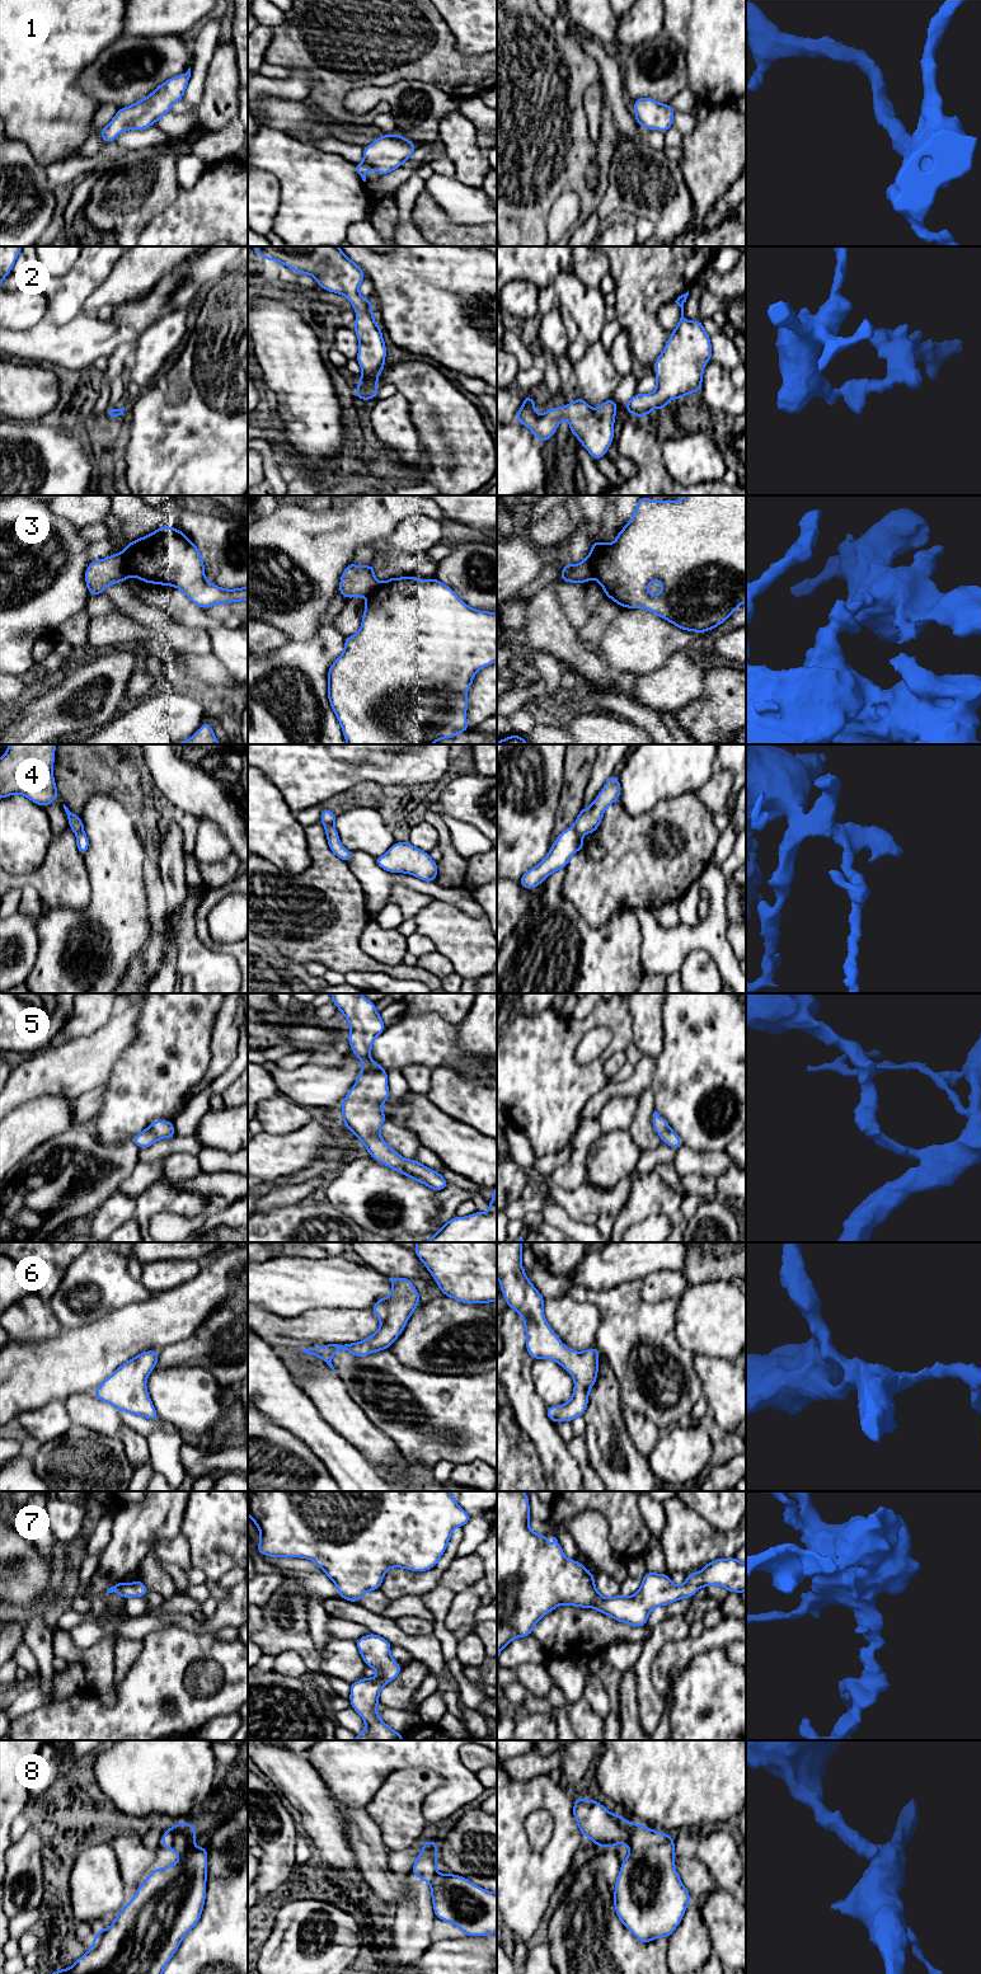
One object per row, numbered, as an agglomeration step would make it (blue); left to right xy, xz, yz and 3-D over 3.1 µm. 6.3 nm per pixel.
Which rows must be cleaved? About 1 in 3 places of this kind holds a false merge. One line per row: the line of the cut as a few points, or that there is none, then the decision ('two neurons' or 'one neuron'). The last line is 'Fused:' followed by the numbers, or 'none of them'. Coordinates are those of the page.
1: no cut | one neuron
2: no cut | one neuron
3: xy (122, 551), (128, 574) | two neurons
4: xy (75, 831), (83, 832) | two neurons
5: no cut | one neuron
6: no cut | one neuron
7: no cut | one neuron
8: xy (192, 1826), (188, 1833), (188, 1847), (181, 1856) | two neurons
Fused: 3, 4, 8

